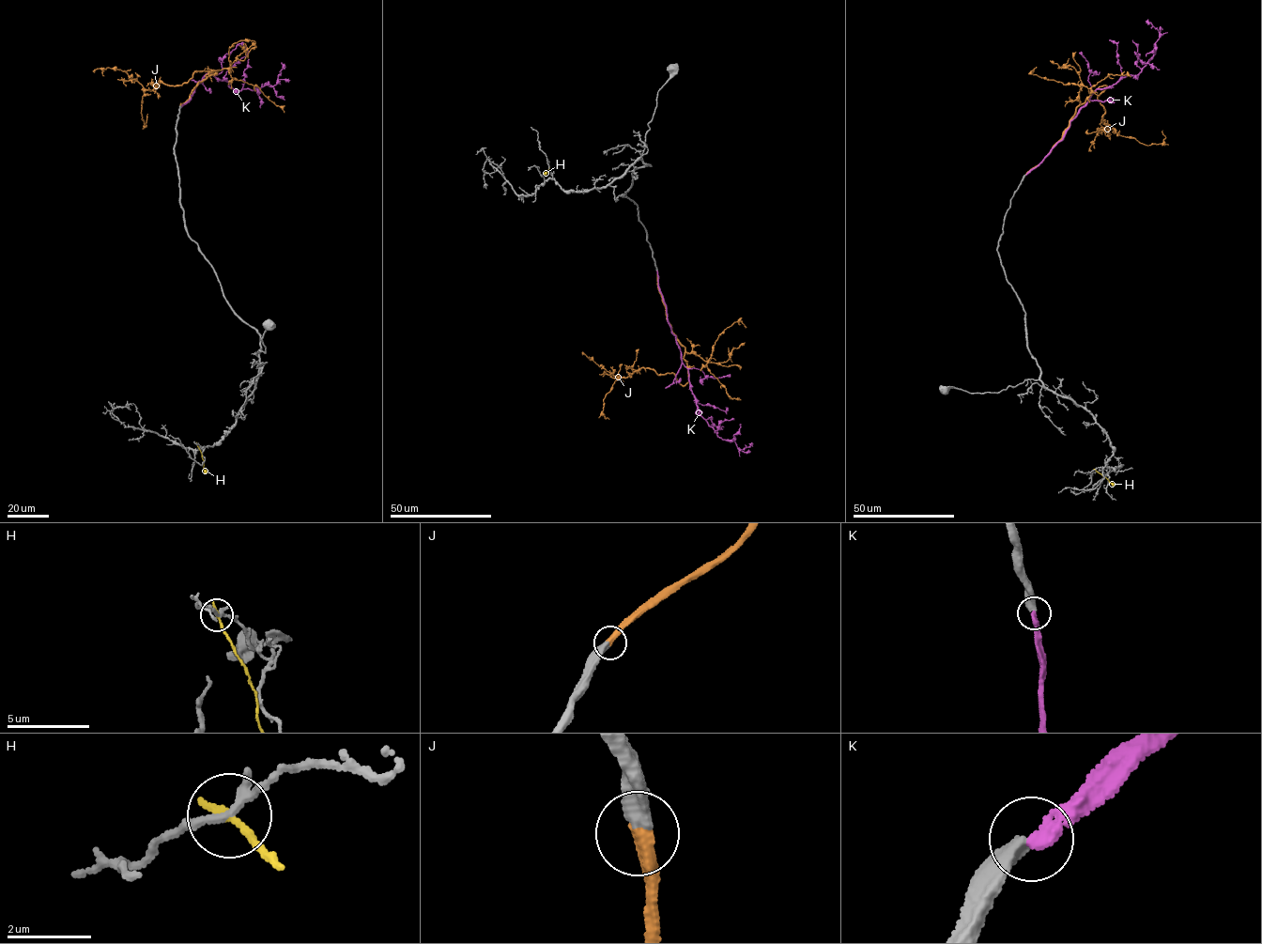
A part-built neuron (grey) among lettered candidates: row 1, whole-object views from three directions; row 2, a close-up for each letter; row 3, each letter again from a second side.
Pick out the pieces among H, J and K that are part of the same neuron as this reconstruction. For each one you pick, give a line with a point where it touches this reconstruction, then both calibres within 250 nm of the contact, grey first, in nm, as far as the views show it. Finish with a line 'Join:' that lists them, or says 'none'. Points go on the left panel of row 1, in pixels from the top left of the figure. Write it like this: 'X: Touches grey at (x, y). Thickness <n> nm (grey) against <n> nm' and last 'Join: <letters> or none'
J: Touches grey at (180, 106). Thickness 480 nm (grey) against 400 nm
Join: J

